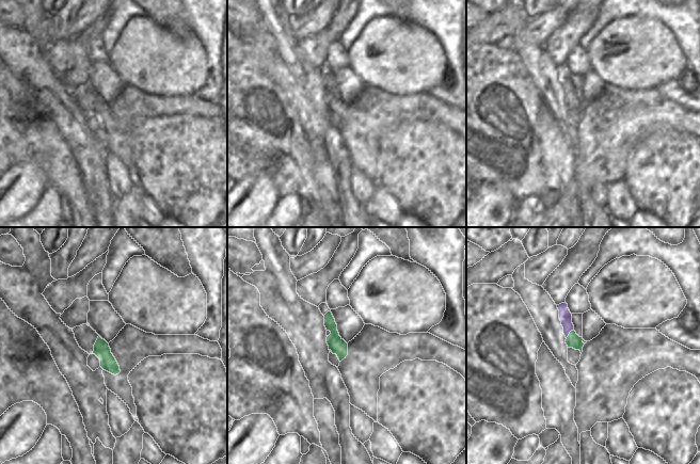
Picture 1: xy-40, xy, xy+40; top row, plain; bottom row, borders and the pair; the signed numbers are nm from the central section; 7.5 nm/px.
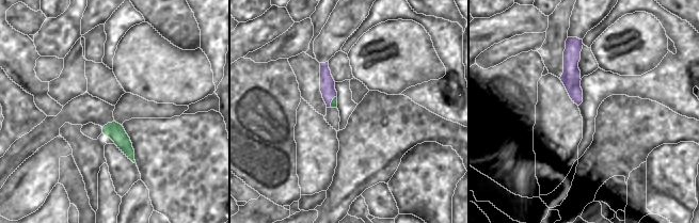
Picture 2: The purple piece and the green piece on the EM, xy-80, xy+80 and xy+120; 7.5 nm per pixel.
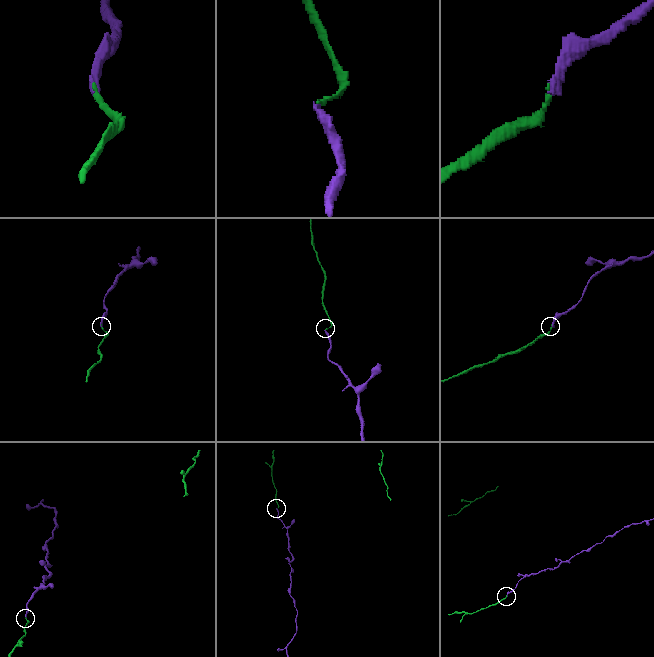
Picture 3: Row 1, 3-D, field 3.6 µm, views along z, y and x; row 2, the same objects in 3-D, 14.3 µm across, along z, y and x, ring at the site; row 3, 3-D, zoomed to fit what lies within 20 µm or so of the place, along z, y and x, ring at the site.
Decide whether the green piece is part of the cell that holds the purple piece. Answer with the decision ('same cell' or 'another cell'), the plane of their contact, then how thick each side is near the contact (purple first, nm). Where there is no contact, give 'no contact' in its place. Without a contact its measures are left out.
same cell; contact in xy+40; calibres 100 and 110 nm

